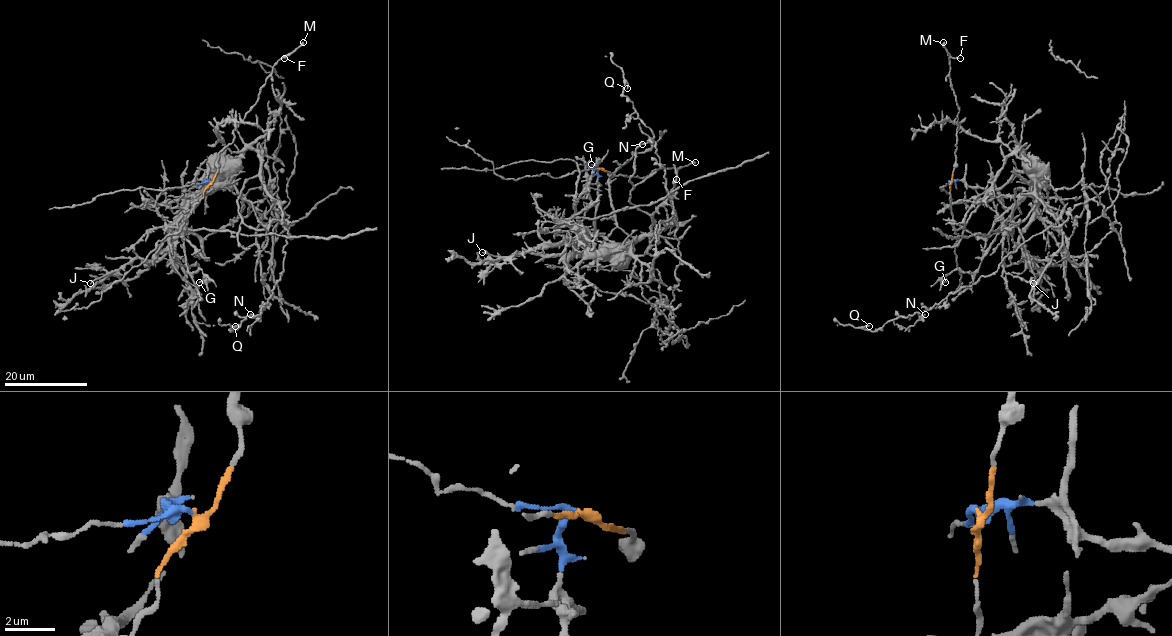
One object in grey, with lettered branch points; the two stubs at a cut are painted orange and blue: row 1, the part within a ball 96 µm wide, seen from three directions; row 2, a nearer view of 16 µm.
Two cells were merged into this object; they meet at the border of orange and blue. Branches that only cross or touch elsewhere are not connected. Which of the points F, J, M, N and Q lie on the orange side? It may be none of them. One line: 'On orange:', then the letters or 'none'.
On orange: F, M

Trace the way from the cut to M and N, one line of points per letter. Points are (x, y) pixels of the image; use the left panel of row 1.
M: (210, 182), (217, 171), (218, 155), (232, 142), (233, 129), (255, 104), (272, 67), (303, 42)
N: (210, 182), (203, 189), (213, 169), (176, 217), (204, 238), (268, 196), (281, 204), (283, 270), (250, 314)

